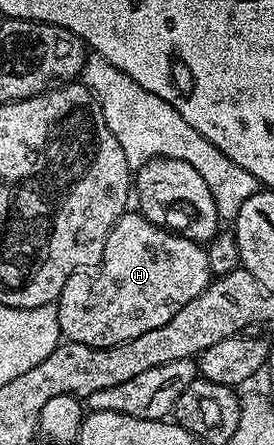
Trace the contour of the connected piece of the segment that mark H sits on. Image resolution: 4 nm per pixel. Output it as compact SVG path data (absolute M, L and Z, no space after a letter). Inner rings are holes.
M138 211L124 212L107 232L99 260L69 275L57 302L59 332L67 341L96 347L137 339L137 335L145 335L145 331L153 331L153 327L169 323L169 319L173 319L173 315L177 315L177 311L181 311L181 307L185 307L189 299L197 299L197 295L205 291L211 280L213 274L207 250L200 242L149 223L149 219L145 219Z

